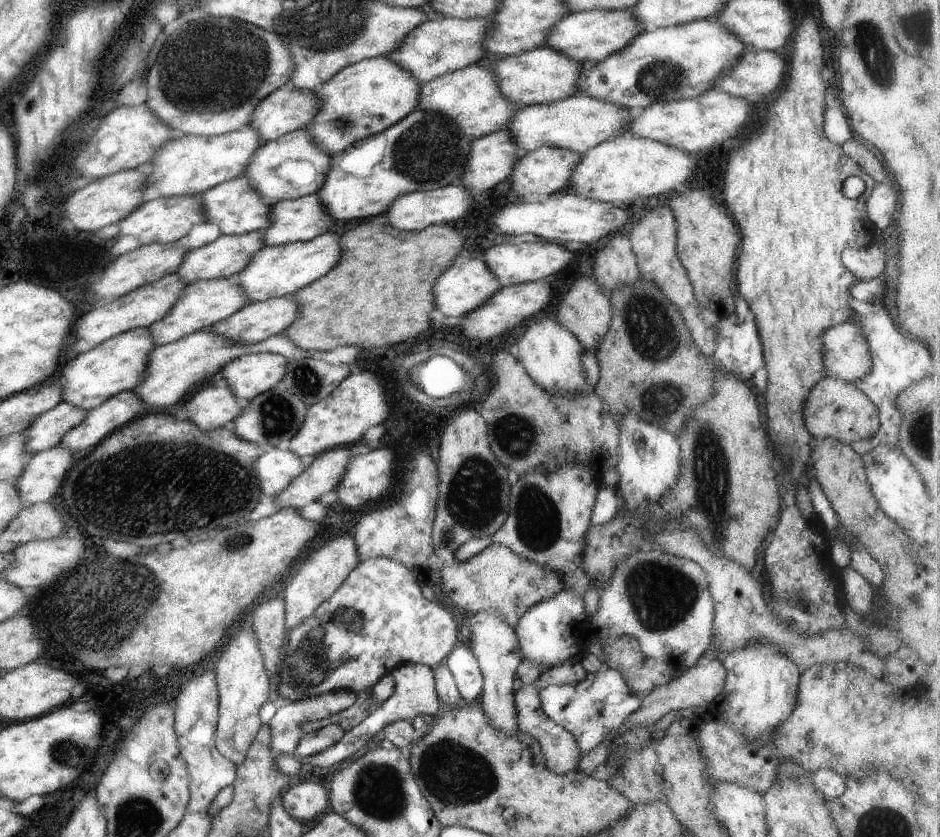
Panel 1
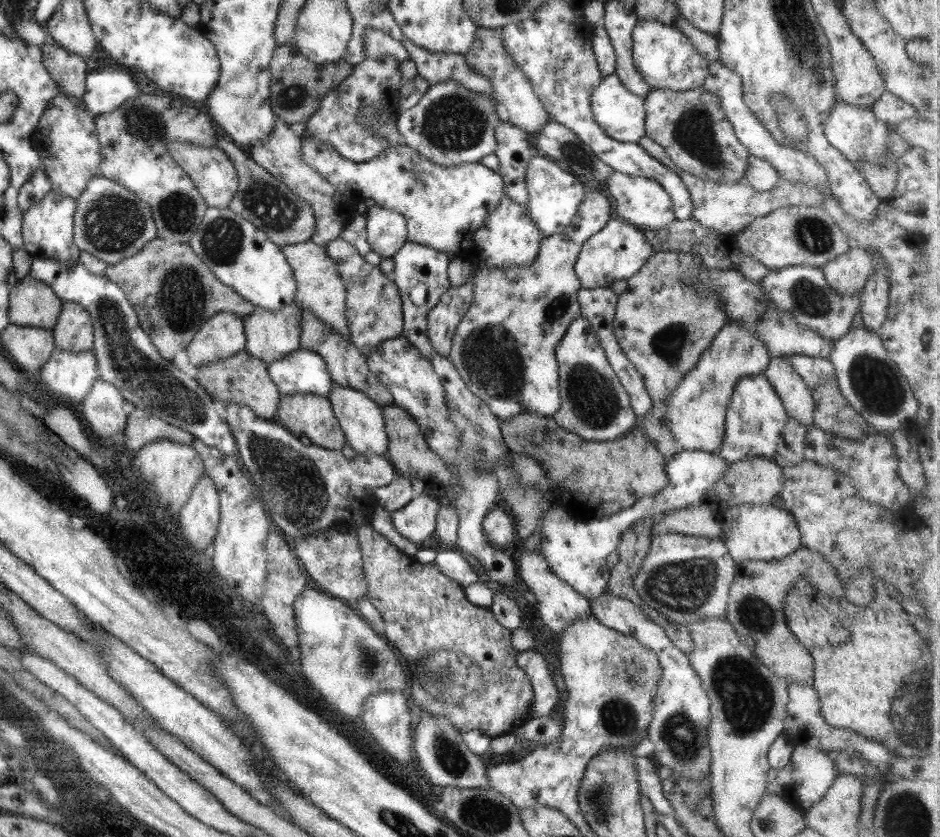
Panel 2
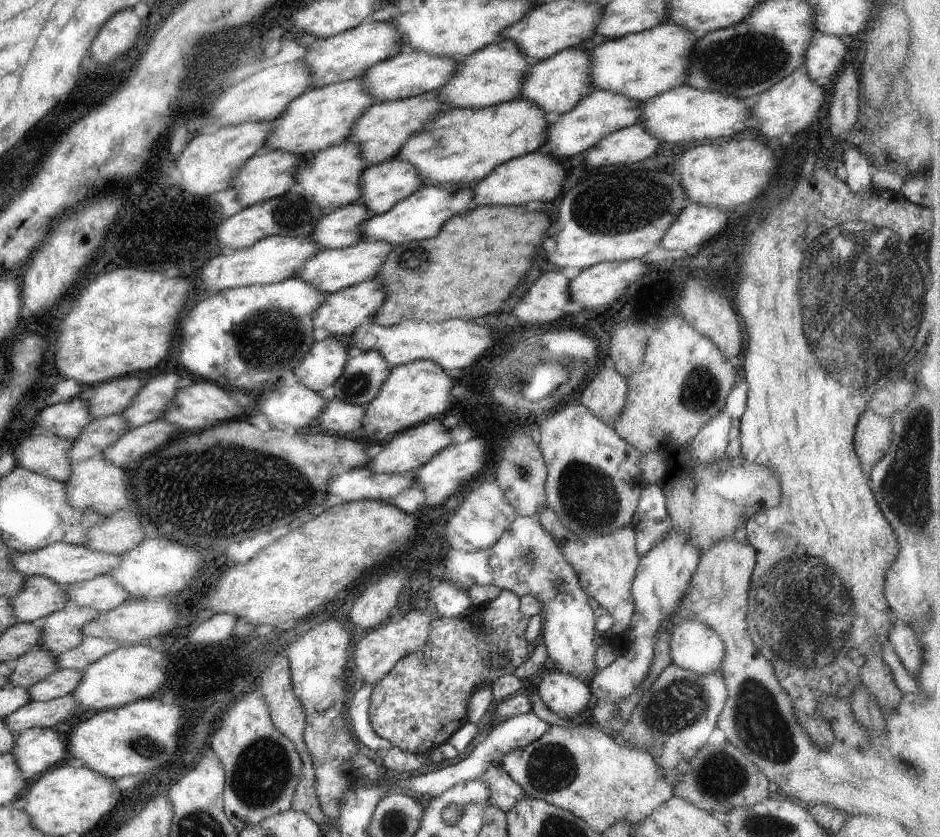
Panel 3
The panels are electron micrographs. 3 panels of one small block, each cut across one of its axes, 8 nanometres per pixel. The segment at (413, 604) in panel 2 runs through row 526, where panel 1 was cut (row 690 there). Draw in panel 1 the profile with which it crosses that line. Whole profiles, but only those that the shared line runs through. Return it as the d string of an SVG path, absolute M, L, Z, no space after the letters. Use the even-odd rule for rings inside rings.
M369 687L355 692L355 702L350 707L316 721L305 721L302 724L302 732L310 733L328 724L336 724L344 731L348 731L358 722L361 722L376 707L376 704L372 703L371 693Z

